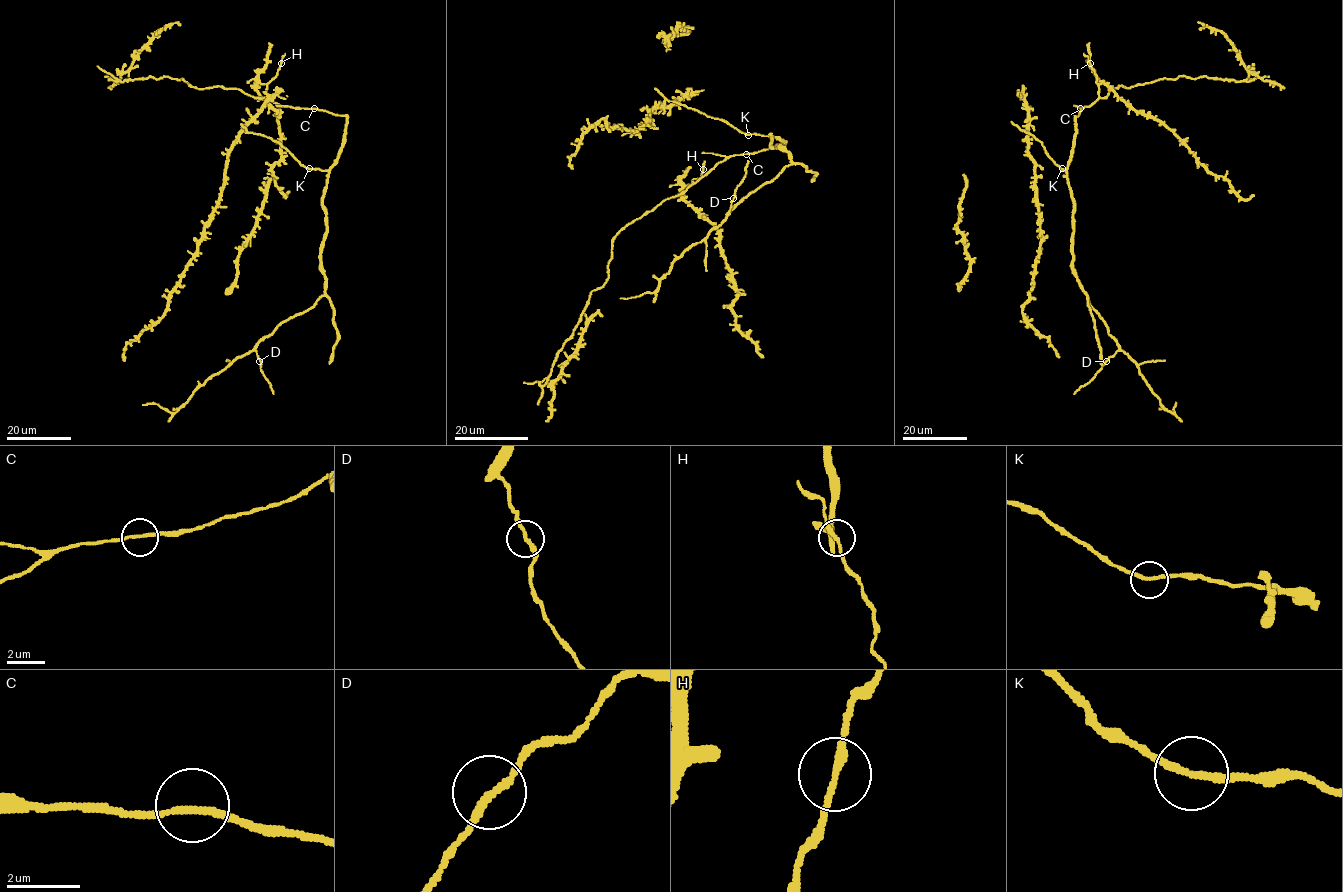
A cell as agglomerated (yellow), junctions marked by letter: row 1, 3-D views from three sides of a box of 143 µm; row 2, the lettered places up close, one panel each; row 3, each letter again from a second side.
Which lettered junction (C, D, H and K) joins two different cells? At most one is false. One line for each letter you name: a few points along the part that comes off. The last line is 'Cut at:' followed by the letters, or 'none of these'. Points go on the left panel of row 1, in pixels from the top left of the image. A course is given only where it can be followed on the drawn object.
Cut at: none of these

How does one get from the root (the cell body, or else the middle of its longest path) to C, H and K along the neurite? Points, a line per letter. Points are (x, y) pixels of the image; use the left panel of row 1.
C: (346, 132), (346, 115), (314, 108)
H: (346, 132), (346, 115), (280, 106), (267, 97), (267, 84), (276, 76), (281, 63)
K: (346, 132), (338, 159), (328, 170), (308, 168)

